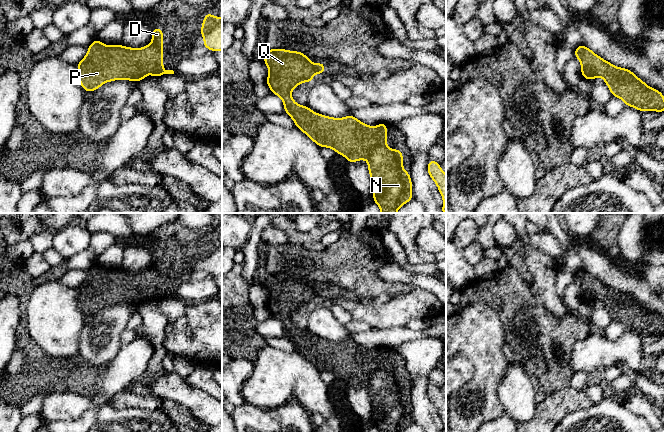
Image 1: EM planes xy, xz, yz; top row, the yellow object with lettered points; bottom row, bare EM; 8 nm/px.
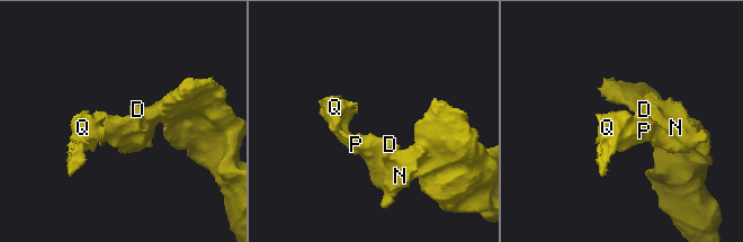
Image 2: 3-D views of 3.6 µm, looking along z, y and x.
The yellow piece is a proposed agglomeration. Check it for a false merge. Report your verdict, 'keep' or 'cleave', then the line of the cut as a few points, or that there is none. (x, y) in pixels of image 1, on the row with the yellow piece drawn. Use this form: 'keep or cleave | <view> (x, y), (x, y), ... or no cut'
keep | no cut

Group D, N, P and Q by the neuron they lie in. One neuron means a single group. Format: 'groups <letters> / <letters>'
groups D N P Q

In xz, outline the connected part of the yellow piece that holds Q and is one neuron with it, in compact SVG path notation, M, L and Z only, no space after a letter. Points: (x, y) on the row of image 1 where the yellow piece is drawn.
M269 49L263 58L268 66L269 74L266 84L271 92L279 96L284 105L285 113L289 115L296 127L305 133L320 148L328 147L344 156L351 164L357 160L368 161L368 171L372 180L372 196L381 213L397 213L398 209L413 199L412 180L408 171L403 170L403 152L387 148L387 125L380 123L372 128L358 119L352 113L344 118L333 118L312 111L308 106L297 104L291 96L292 90L303 82L312 83L313 76L325 74L325 64L315 65L304 53L286 49Z

